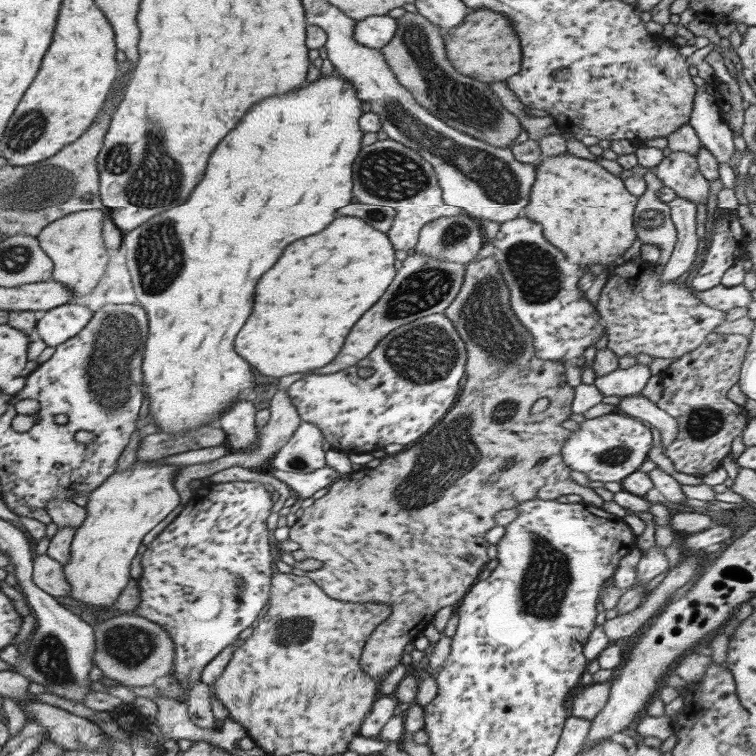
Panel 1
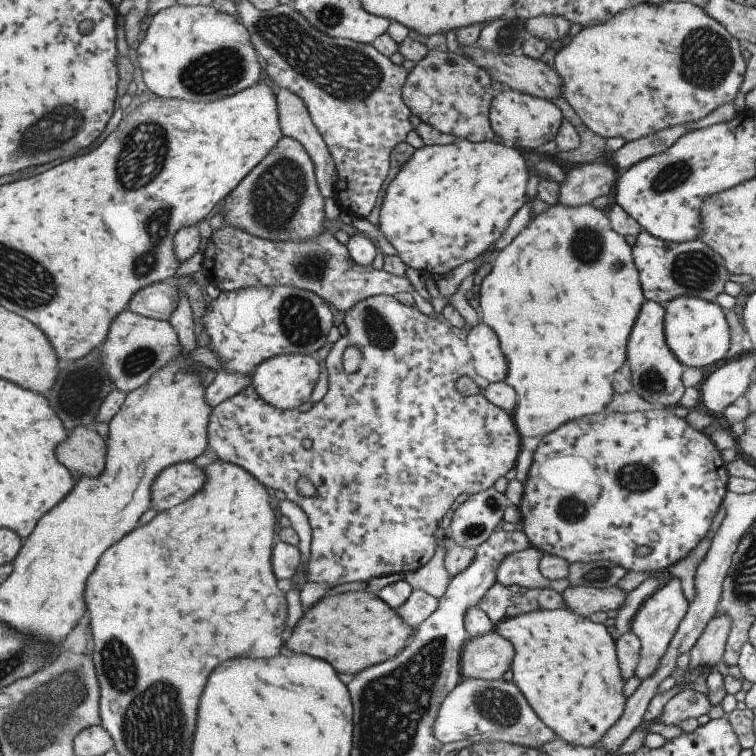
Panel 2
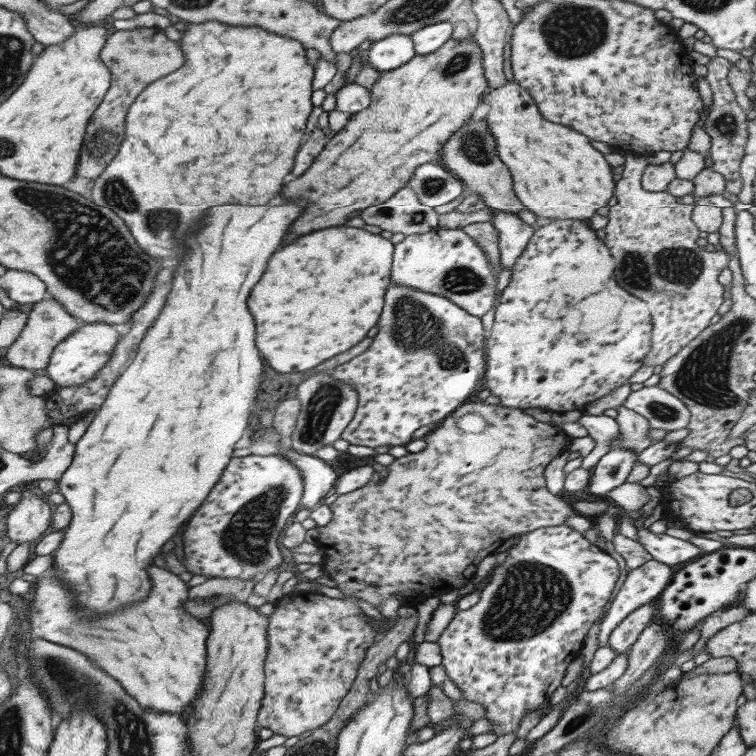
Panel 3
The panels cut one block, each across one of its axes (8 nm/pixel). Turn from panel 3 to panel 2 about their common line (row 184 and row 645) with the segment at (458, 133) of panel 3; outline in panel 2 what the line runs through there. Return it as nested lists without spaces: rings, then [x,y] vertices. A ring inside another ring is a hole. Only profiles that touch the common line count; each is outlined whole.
[[[497,631],[467,639],[460,650],[461,678],[490,681],[510,668],[514,655],[512,644]]]

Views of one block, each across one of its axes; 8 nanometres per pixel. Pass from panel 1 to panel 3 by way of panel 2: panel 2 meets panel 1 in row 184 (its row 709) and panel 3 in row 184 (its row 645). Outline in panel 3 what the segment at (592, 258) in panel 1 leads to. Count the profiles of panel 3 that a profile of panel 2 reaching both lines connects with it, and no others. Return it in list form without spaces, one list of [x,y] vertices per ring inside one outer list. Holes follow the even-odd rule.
[[[515,80],[505,81],[503,85],[495,87],[495,89],[488,89],[486,93],[487,100],[485,100],[485,104],[489,106],[489,110],[487,110],[487,115],[483,117],[483,120],[485,120],[487,130],[491,132],[491,136],[493,136],[493,140],[495,140],[495,152],[497,152],[499,160],[501,160],[501,162],[507,167],[507,170],[509,170],[509,174],[511,174],[511,182],[513,182],[512,190],[515,197],[525,209],[533,213],[536,217],[545,217],[550,220],[564,220],[565,218],[573,218],[574,220],[585,220],[589,222],[590,217],[597,213],[599,208],[604,208],[607,206],[607,202],[614,194],[614,182],[612,176],[614,169],[607,164],[603,154],[591,147],[591,144],[589,144],[590,140],[585,135],[575,131],[575,129],[572,129],[569,126],[560,125],[559,123],[552,123],[541,117],[541,113],[539,113],[539,109],[537,109],[537,105],[535,105],[535,101],[531,100],[529,91],[519,86],[519,83]]]

